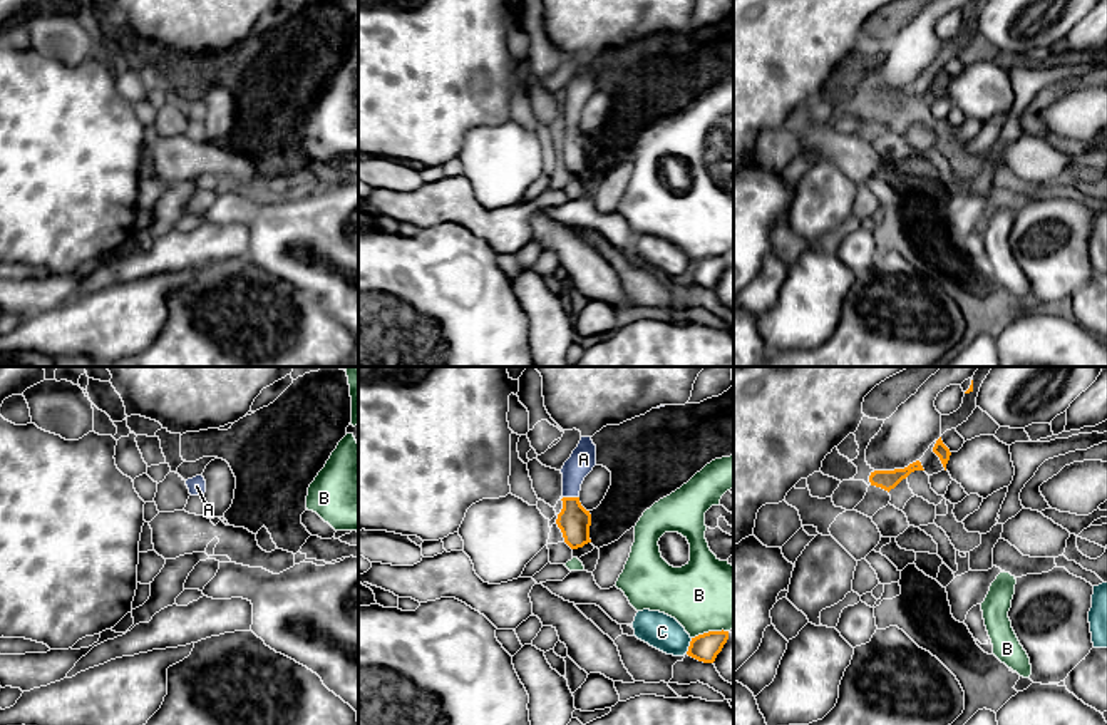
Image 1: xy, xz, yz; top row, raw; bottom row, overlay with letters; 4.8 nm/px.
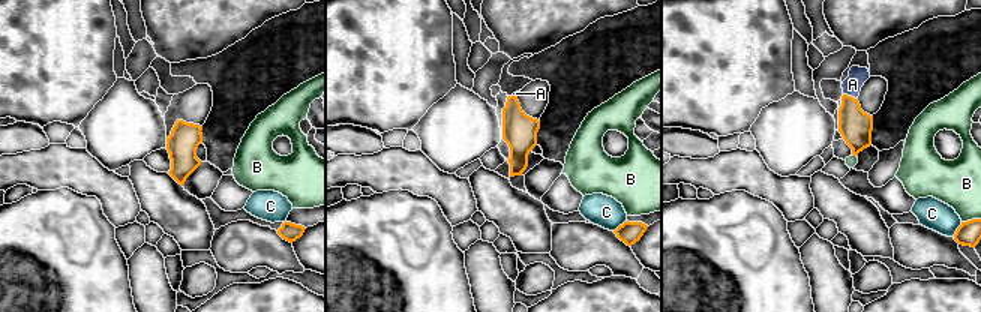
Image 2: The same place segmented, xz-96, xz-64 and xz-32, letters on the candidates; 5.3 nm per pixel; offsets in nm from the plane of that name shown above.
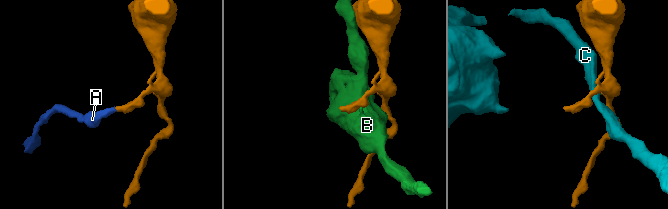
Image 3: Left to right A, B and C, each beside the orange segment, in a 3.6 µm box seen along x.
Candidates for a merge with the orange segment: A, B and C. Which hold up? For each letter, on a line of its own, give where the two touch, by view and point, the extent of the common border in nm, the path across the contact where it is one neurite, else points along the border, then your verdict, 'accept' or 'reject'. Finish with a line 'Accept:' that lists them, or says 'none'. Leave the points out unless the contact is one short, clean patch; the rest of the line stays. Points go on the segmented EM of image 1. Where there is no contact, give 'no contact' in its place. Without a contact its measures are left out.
A: contact xz (571, 498); length 80 nm; way xz (575, 521), (571, 498), (573, 471), (583, 459); accept
B: contact xz (709, 632); length 180 nm; reject
C: contact xz (689, 647); length 90 nm; reject
Accept: A

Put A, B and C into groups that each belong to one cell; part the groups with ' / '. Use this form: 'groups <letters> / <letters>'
groups A / B / C

